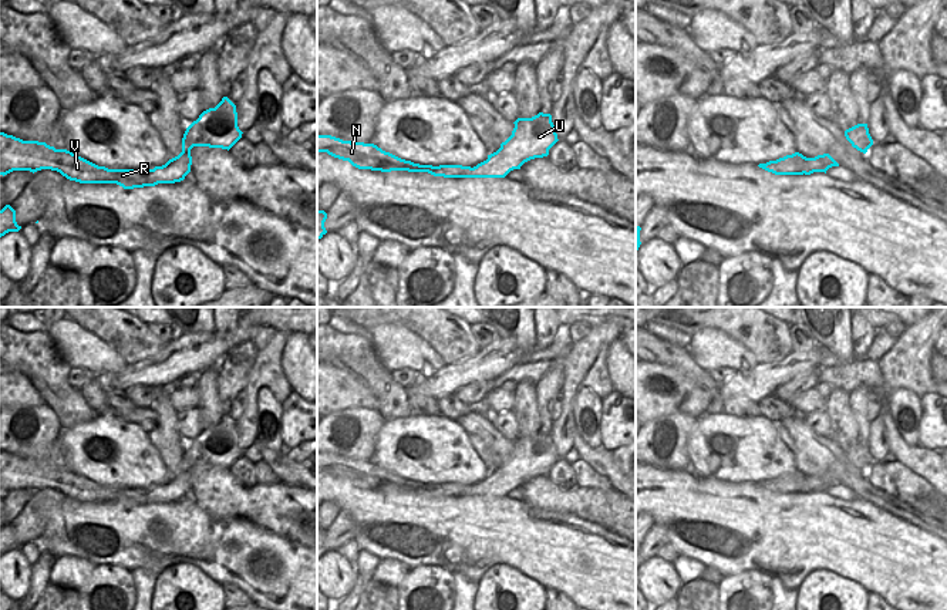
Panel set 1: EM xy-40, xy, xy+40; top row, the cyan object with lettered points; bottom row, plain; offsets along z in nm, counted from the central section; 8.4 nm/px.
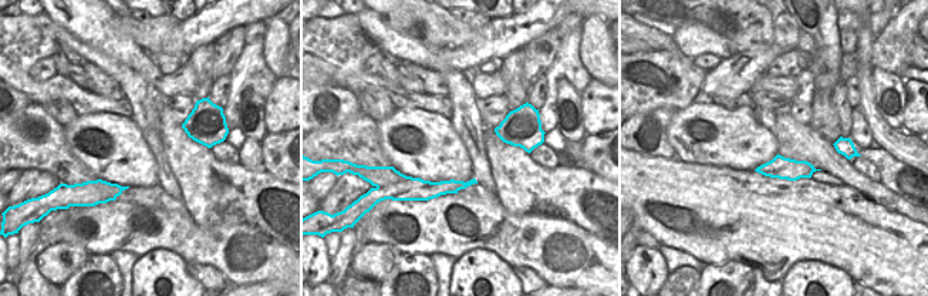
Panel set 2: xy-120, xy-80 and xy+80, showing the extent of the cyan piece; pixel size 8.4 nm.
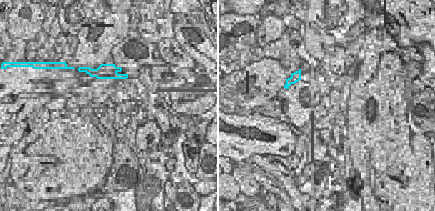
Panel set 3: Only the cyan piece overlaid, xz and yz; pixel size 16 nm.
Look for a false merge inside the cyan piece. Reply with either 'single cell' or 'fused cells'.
fused cells

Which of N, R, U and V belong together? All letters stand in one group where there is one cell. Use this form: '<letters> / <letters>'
N R V / U

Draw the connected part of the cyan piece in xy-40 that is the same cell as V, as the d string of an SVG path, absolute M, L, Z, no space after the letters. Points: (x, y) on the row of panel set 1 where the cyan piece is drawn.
M0 132L0 175L13 171L37 172L51 169L80 183L127 182L131 176L148 176L152 169L108 169L98 166L67 149L55 149L46 142L23 141Z

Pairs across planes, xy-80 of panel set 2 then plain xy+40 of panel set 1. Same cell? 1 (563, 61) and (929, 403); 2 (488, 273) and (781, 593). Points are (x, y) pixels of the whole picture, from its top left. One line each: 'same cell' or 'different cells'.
1: different cells
2: different cells

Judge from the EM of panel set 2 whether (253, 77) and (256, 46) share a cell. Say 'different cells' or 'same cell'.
same cell

